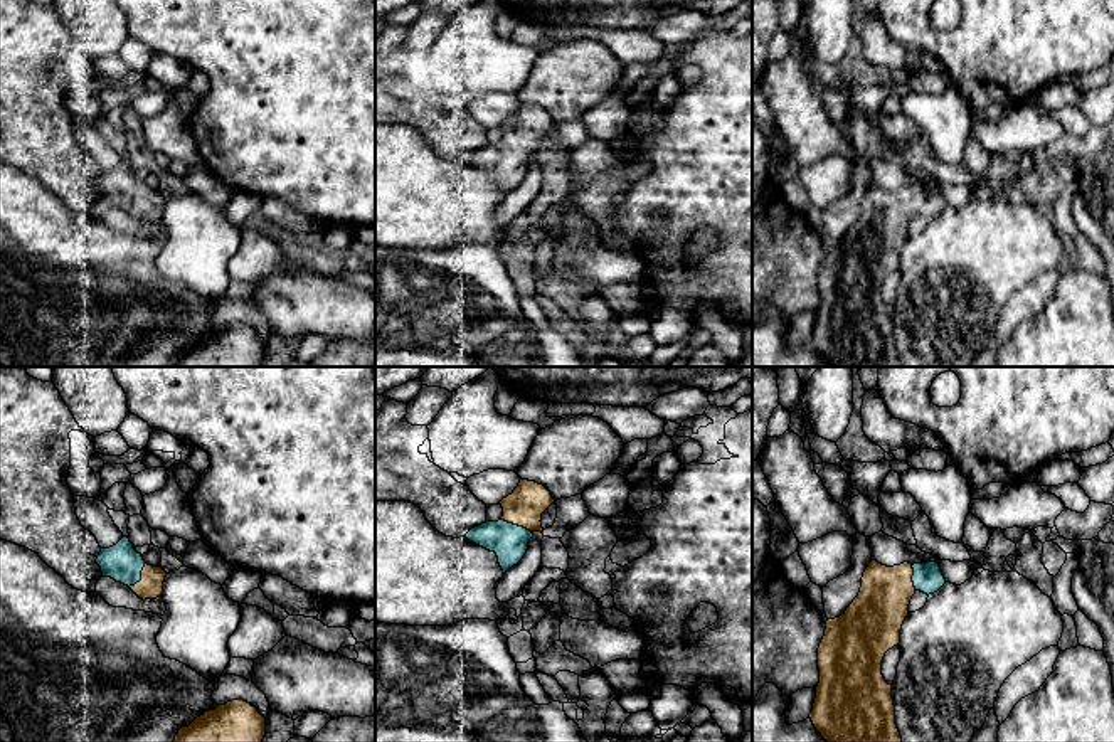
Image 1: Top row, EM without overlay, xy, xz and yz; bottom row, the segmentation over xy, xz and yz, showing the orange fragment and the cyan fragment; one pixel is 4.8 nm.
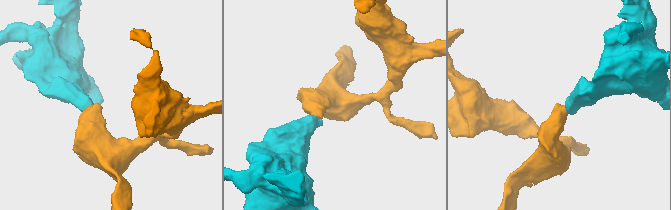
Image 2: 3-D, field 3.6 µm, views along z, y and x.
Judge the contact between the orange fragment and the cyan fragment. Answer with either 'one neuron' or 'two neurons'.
one neuron

